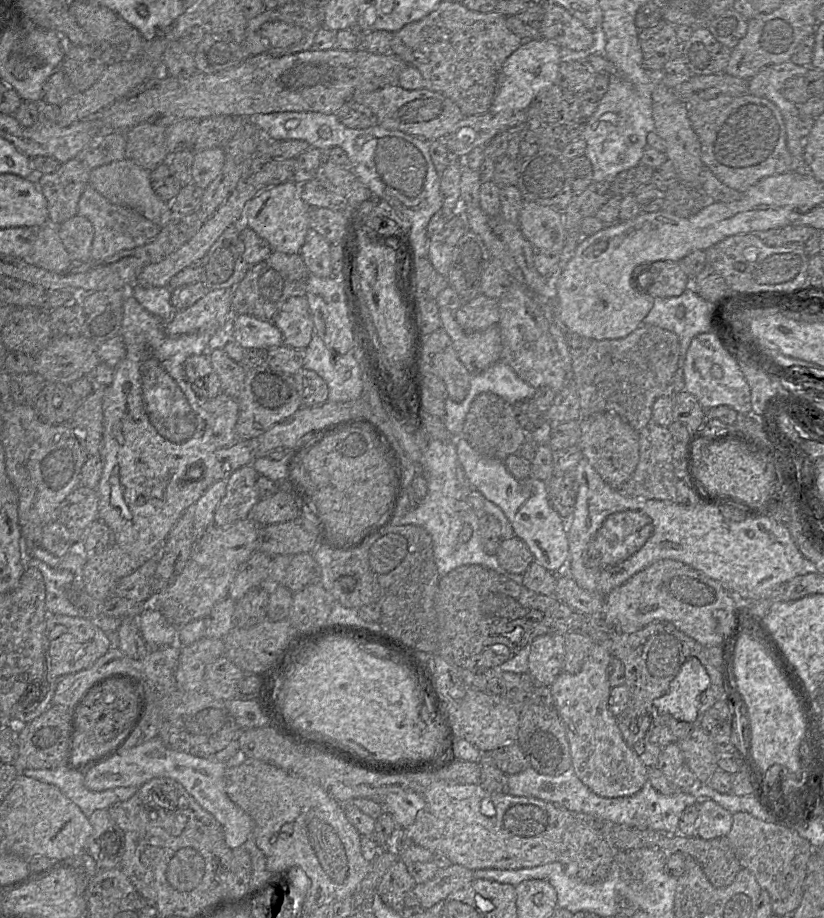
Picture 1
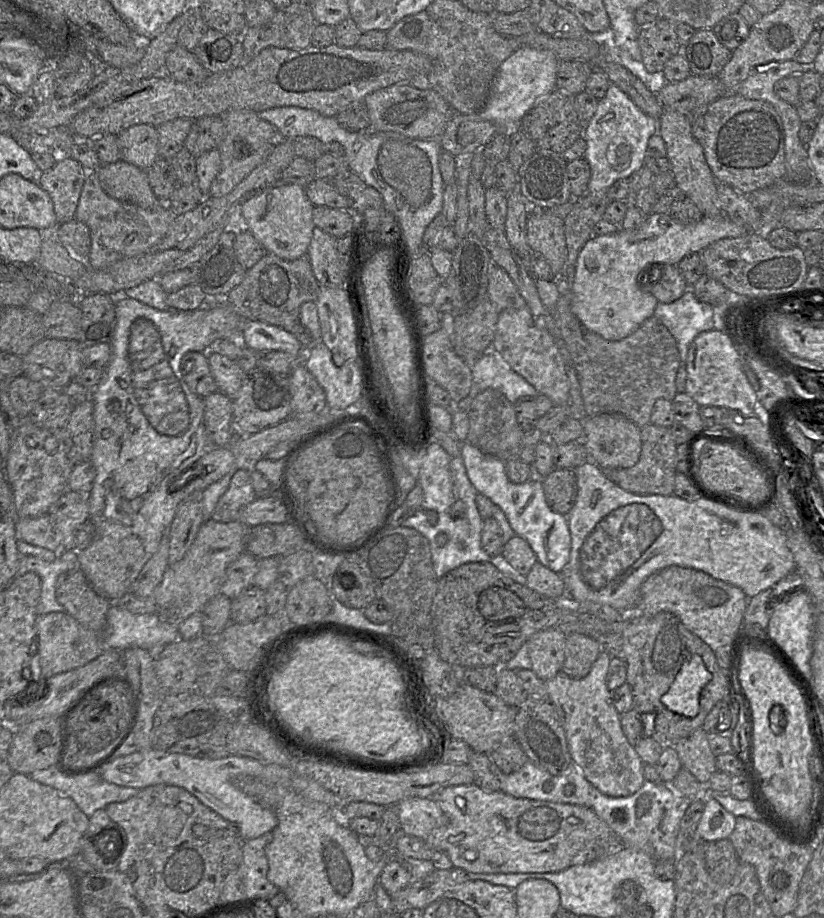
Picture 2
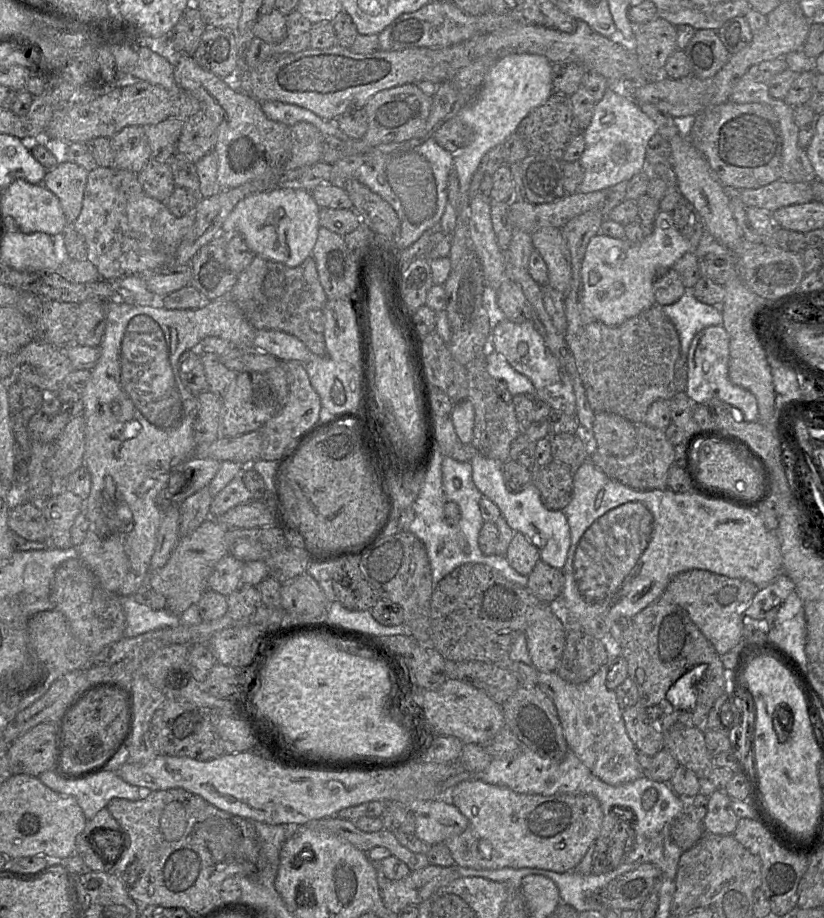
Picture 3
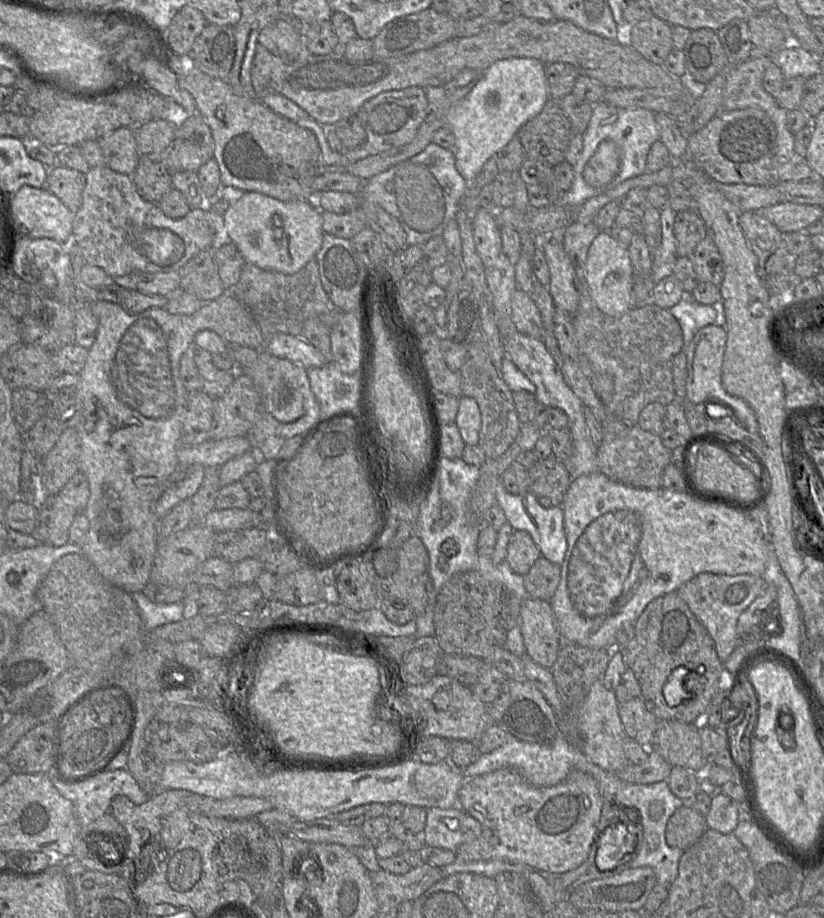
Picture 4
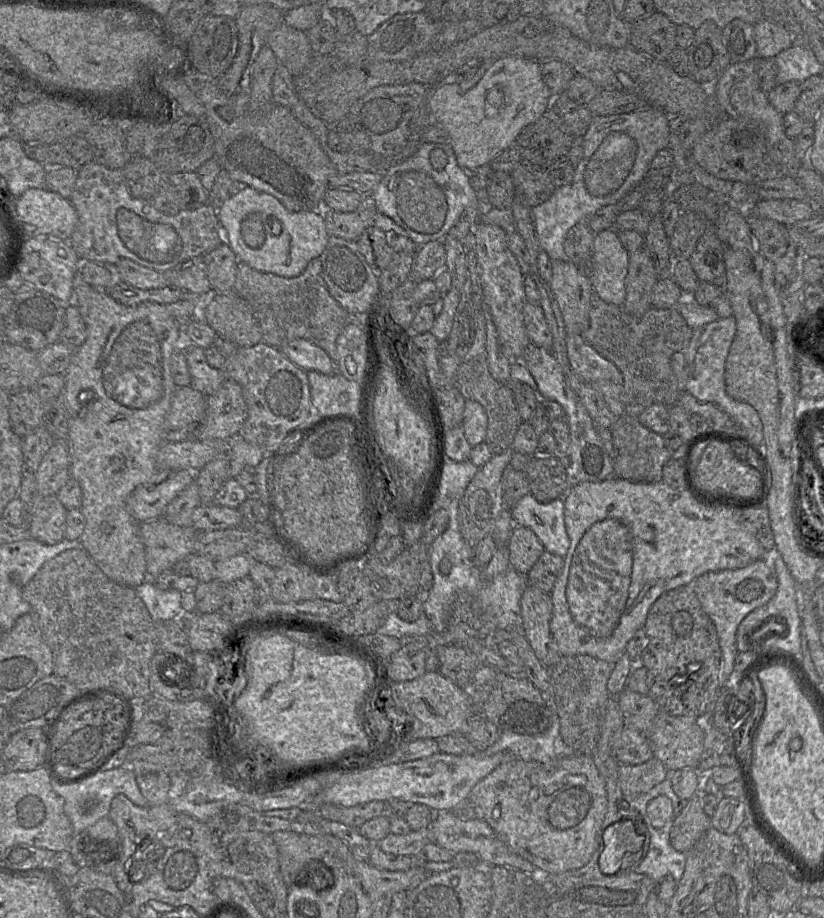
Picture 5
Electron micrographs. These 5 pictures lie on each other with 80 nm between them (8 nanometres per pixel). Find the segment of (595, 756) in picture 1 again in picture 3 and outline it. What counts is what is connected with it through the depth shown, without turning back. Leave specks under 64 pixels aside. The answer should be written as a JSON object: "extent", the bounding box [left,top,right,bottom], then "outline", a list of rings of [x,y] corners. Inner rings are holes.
{"extent":[537,663,643,785],"outline":[[[608,663],[589,680],[572,684],[562,679],[557,672],[538,672],[537,687],[554,703],[569,749],[600,780],[609,785],[621,785],[643,776],[643,769],[638,761],[638,750],[627,734],[615,690],[606,687],[607,673]]]}

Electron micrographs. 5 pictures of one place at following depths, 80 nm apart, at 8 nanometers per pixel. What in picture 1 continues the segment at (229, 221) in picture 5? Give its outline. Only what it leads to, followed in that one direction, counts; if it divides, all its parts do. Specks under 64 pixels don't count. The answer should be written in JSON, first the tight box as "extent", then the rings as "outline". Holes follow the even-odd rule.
{"extent":[242,181,309,254],"outline":[[[287,181],[260,191],[244,207],[242,229],[249,227],[265,239],[273,252],[298,254],[309,227],[309,205],[301,198],[301,184]]]}

